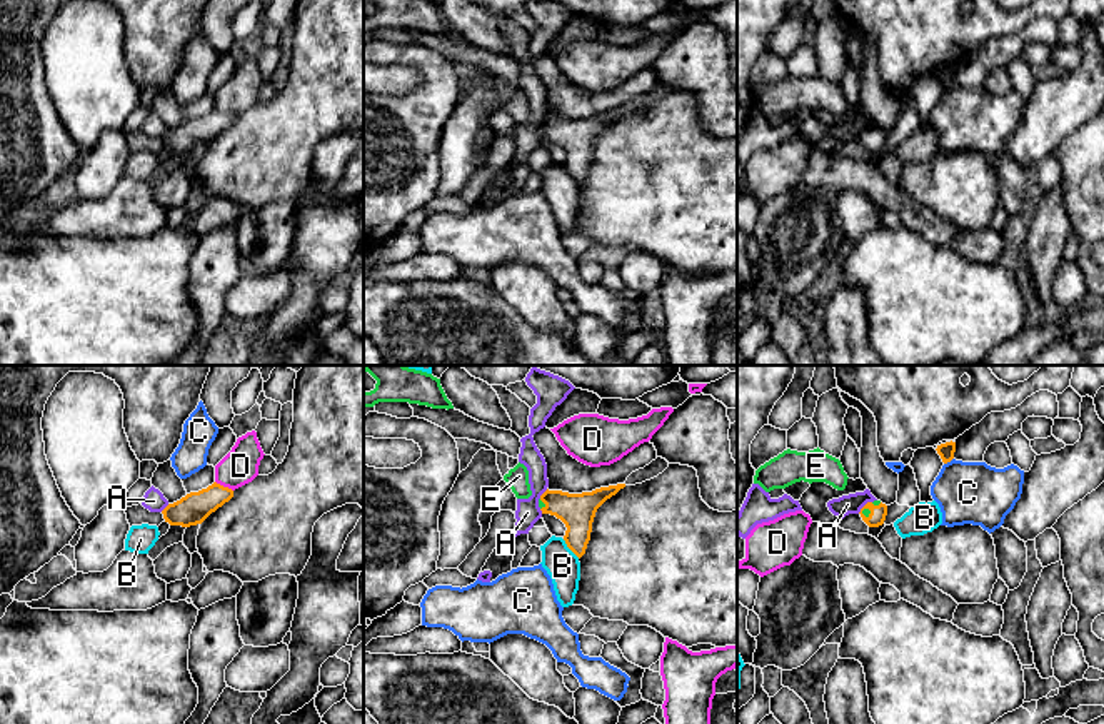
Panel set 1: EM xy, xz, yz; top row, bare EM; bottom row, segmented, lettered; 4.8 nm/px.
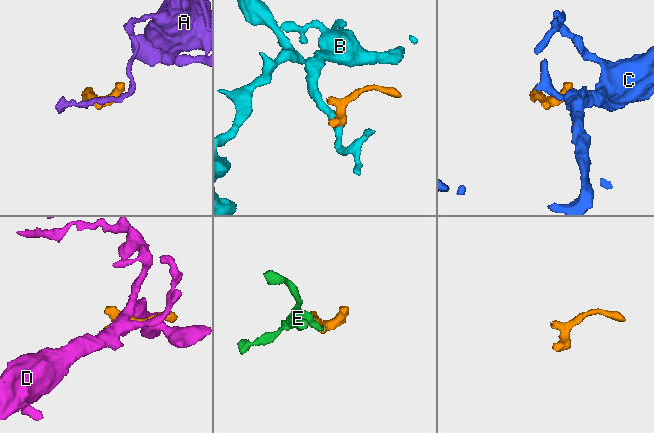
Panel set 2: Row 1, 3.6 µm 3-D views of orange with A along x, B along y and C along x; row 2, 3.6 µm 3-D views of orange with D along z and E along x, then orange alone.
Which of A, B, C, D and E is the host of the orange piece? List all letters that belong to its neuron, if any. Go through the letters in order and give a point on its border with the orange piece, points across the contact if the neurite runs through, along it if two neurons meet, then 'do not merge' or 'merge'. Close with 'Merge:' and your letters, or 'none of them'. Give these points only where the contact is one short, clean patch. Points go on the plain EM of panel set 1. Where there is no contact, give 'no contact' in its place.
A: contact yz (864, 132); border yz (871, 127), (858, 139); do not merge
B: contact xz (571, 175); border xz (562, 165), (579, 184); do not merge
C: contact yz (948, 87); border yz (953, 84), (944, 90); do not merge
D: contact xy (222, 112); do not merge
E: contact yz (861, 139); way yz (878, 140), (861, 139), (866, 139); merge
Merge: E

